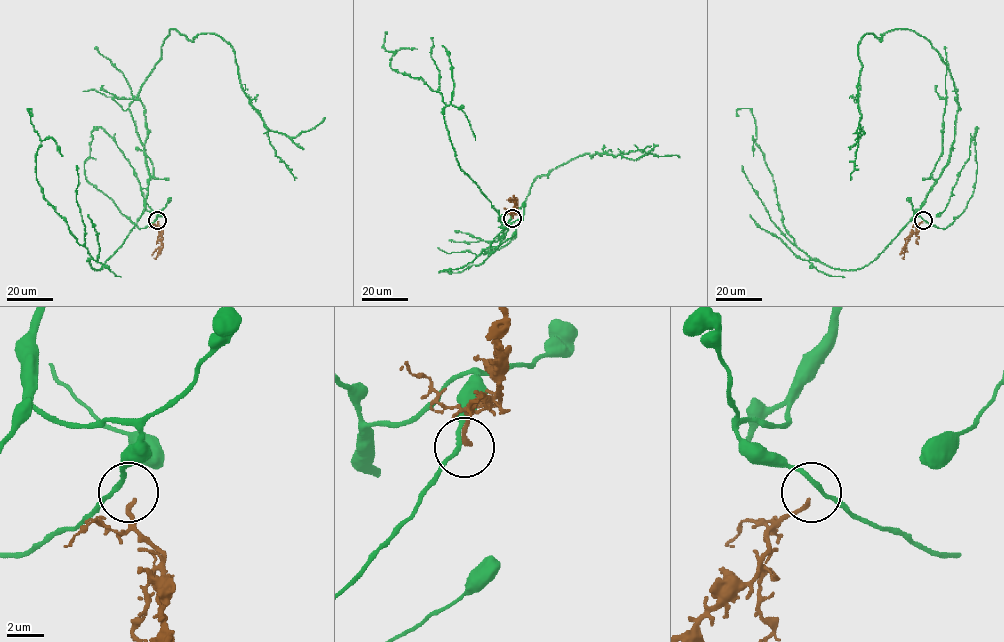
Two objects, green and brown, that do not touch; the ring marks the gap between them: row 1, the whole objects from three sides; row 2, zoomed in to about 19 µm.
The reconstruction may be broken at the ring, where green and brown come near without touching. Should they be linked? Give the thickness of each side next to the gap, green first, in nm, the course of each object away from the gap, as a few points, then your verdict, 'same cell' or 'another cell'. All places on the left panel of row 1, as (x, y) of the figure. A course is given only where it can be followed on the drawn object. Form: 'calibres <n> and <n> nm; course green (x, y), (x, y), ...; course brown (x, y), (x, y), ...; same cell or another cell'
calibres 260 and 240 nm; course green (156, 220), (129, 104), (170, 29), (229, 44), (270, 130), (295, 137), (325, 117); course brown (158, 221), (162, 247), (151, 255); another cell

